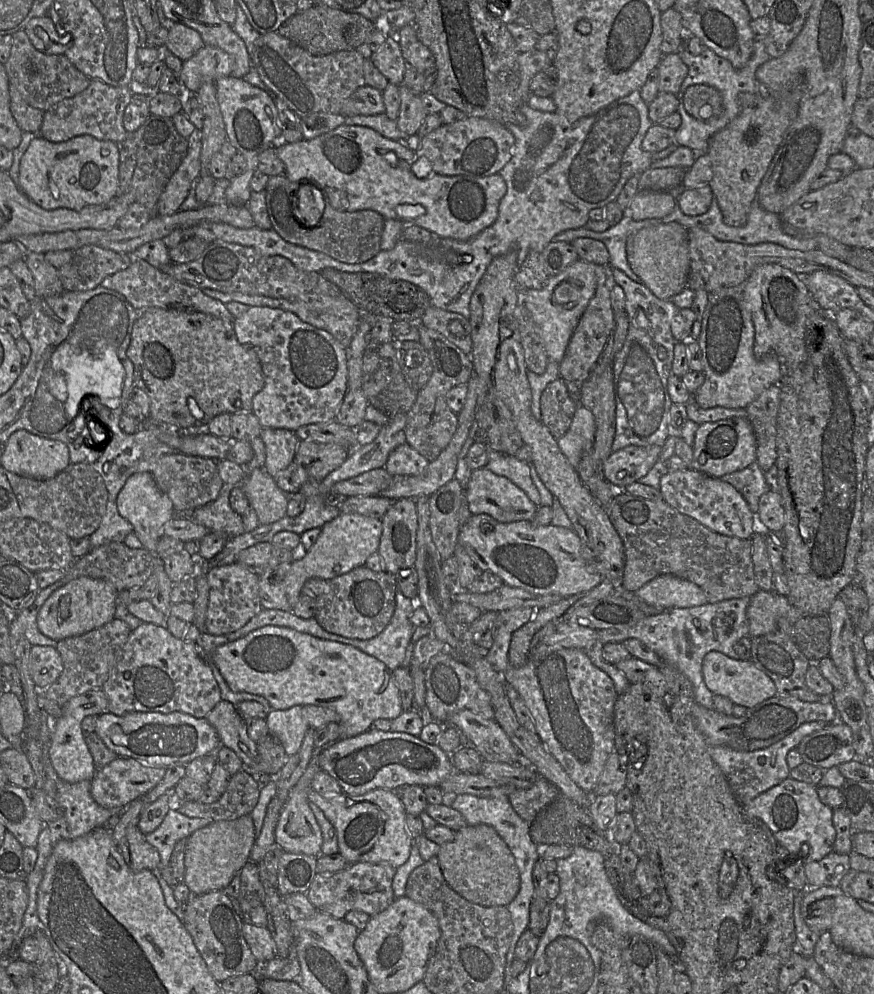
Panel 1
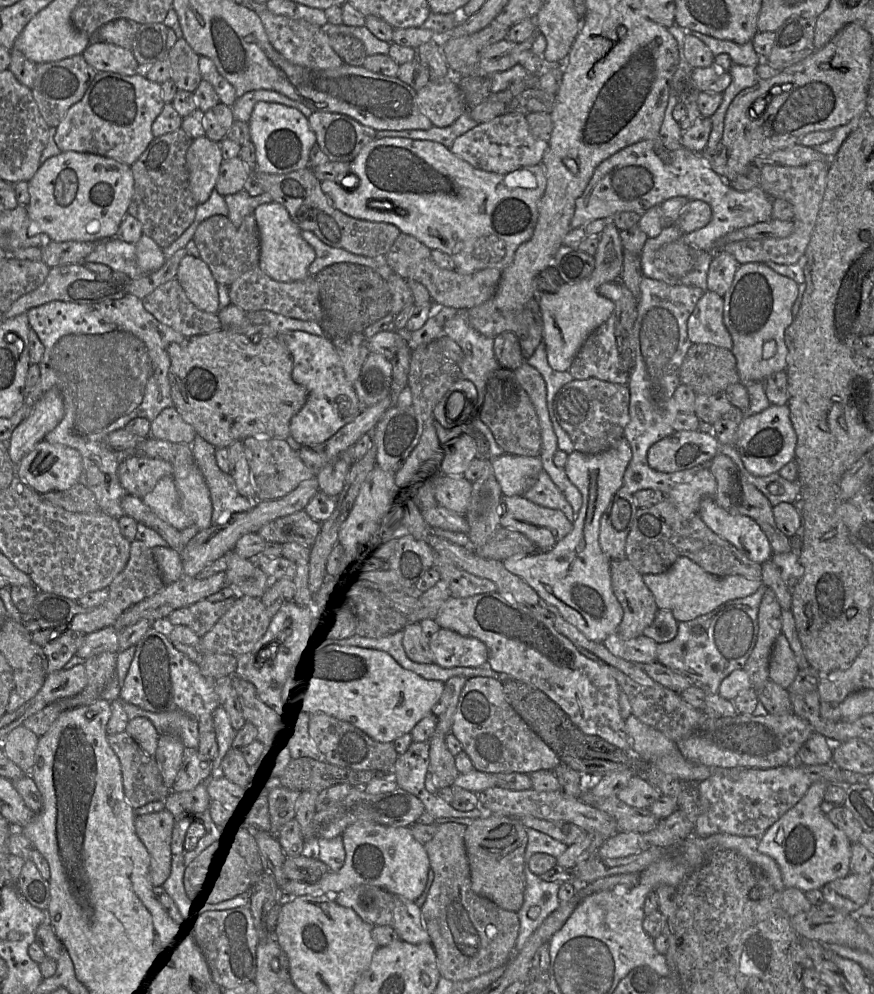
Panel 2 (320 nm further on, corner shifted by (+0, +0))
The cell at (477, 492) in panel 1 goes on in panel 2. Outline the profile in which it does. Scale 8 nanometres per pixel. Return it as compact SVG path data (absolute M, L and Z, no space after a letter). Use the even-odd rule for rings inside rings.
M503 495L501 525L524 534L539 550L550 550L573 529L565 514L534 504L523 496Z

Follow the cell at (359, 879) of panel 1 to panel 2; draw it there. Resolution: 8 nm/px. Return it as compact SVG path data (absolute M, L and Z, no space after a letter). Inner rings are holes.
M359 885L332 895L338 905L351 908L363 921L373 927L390 926L399 938L413 945L430 943L429 933L424 925L421 909L413 901L372 885Z

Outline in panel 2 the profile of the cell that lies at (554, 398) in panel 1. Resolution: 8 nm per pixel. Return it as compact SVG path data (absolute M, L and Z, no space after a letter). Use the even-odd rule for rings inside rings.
M596 378L577 380L565 384L553 401L554 416L569 435L576 451L595 455L611 449L624 436L630 421L630 391L627 385Z

